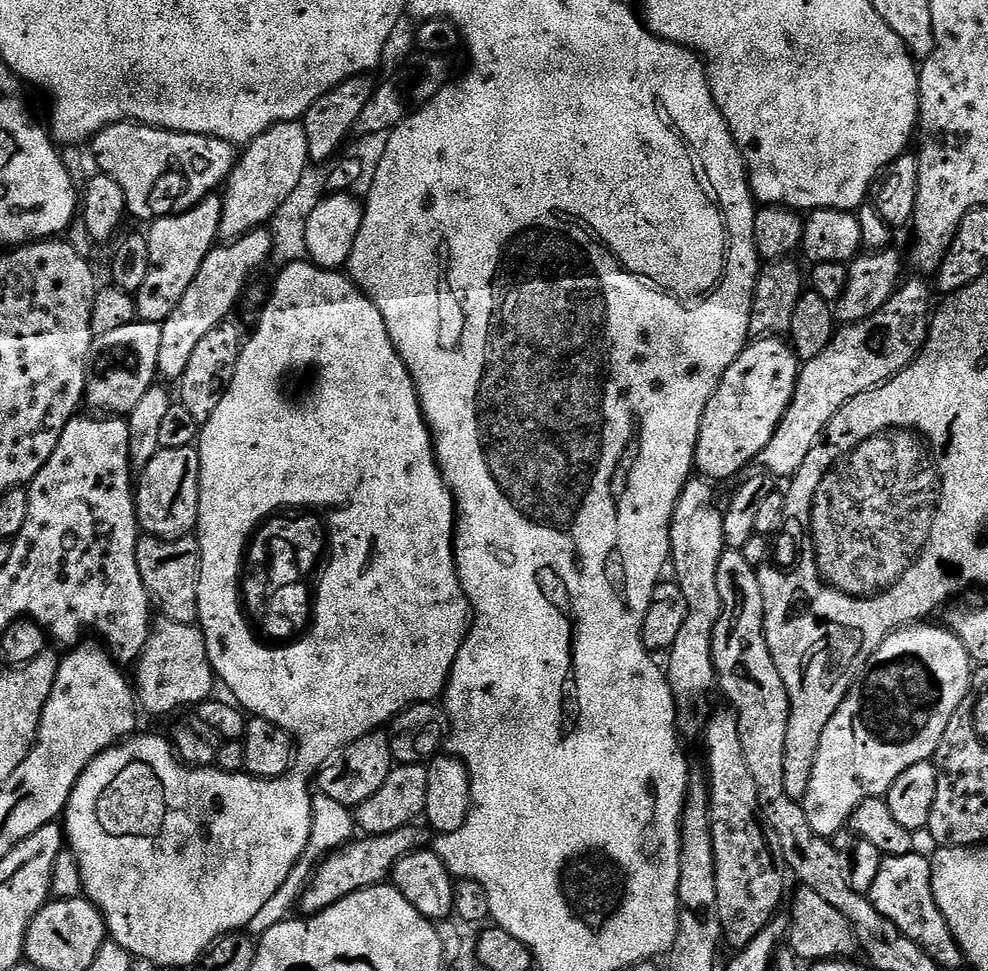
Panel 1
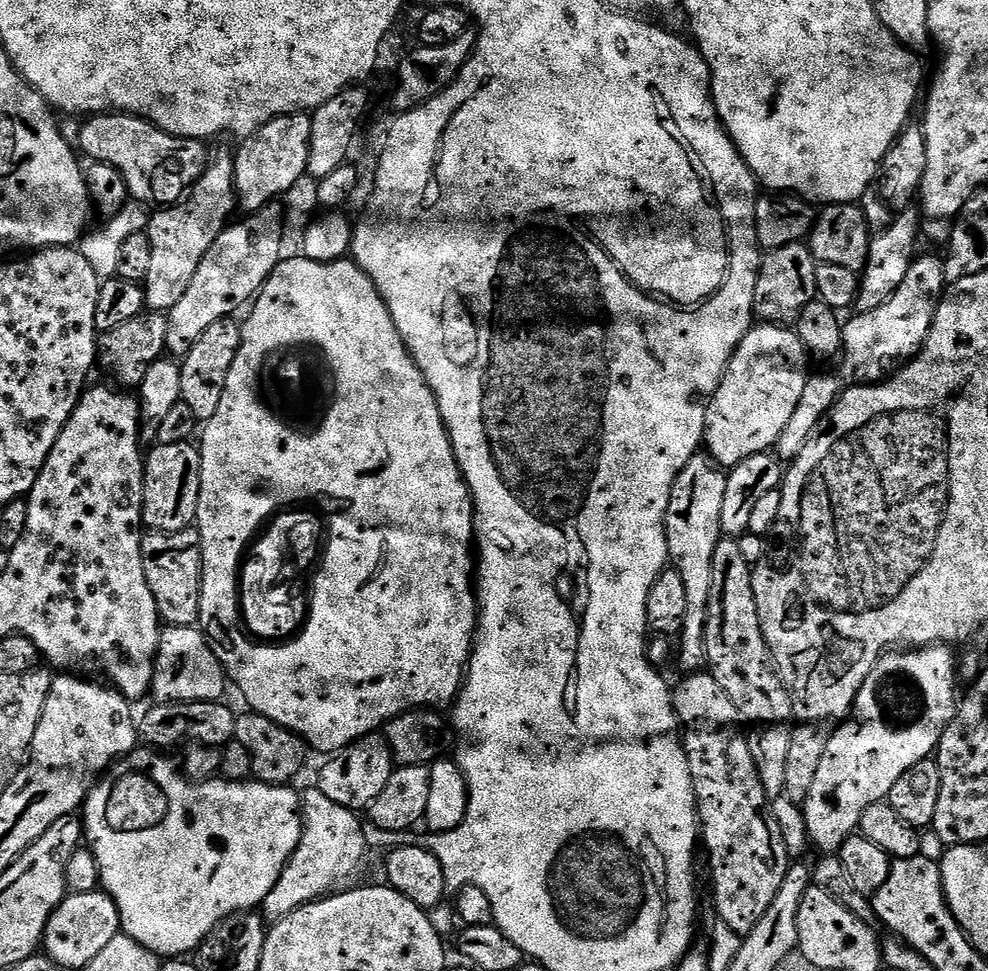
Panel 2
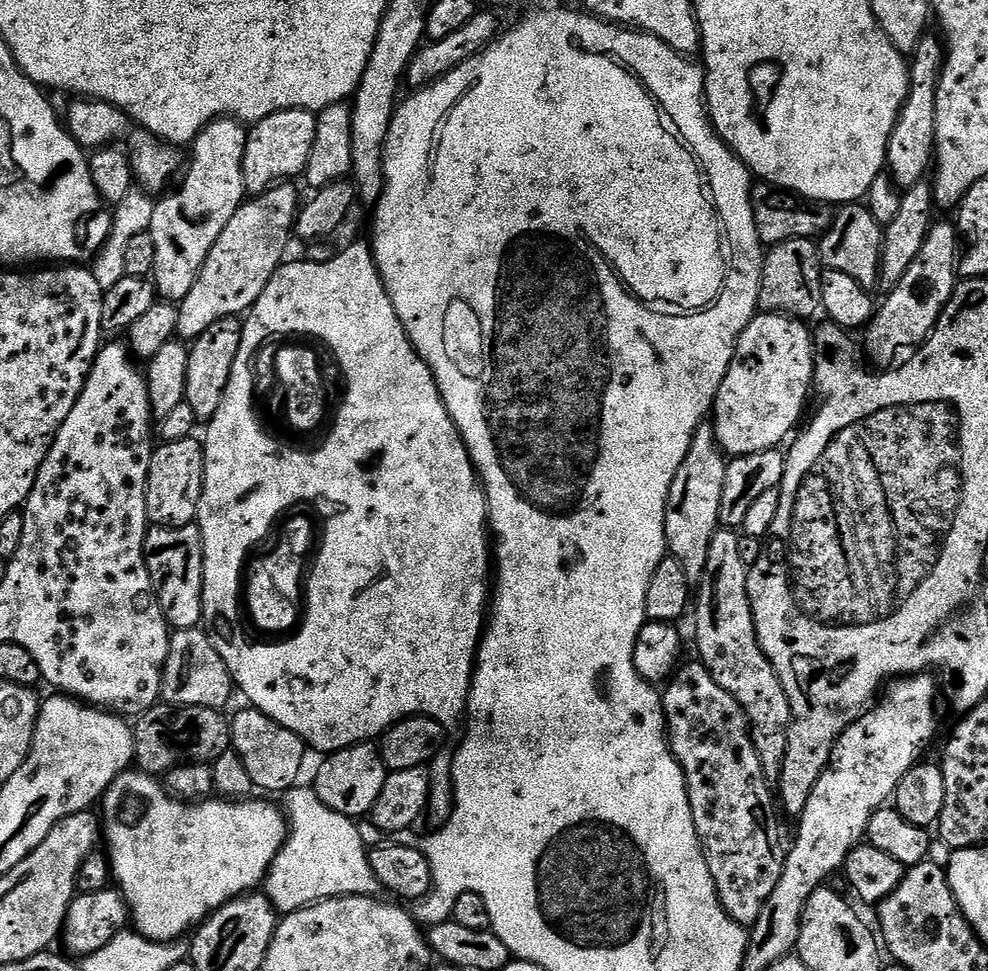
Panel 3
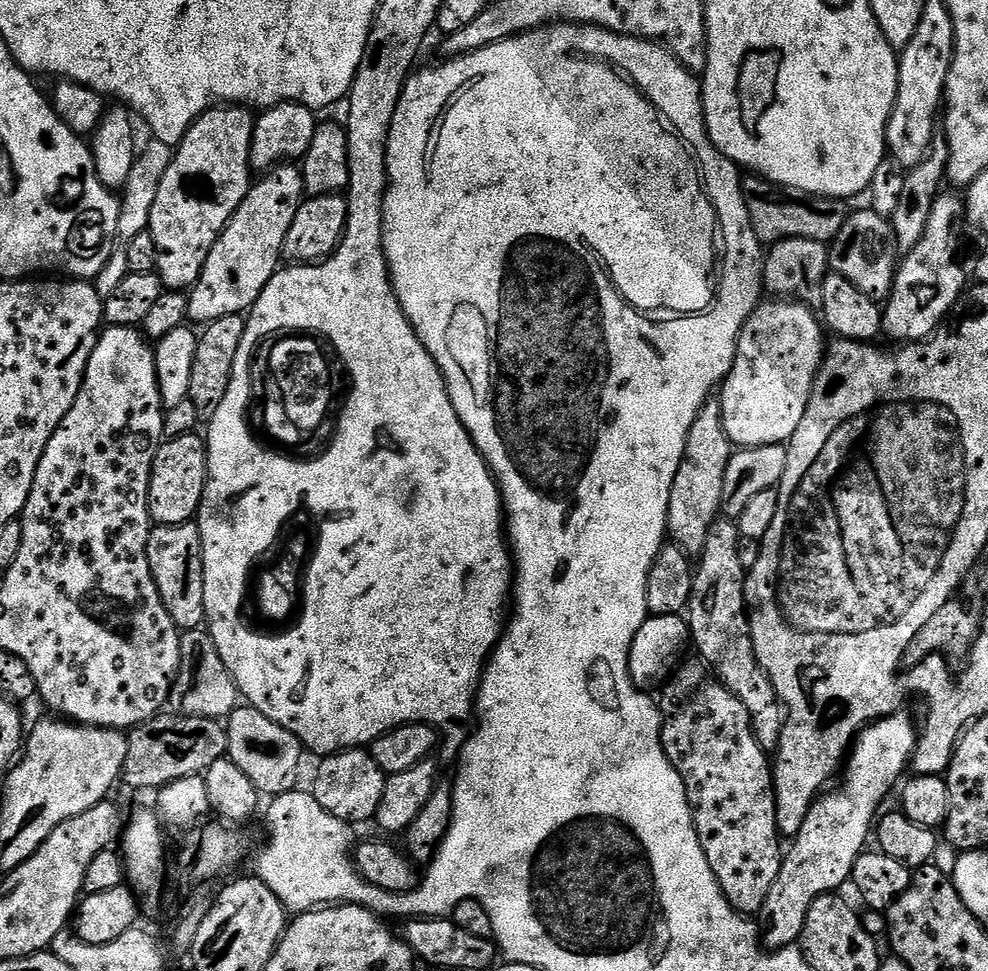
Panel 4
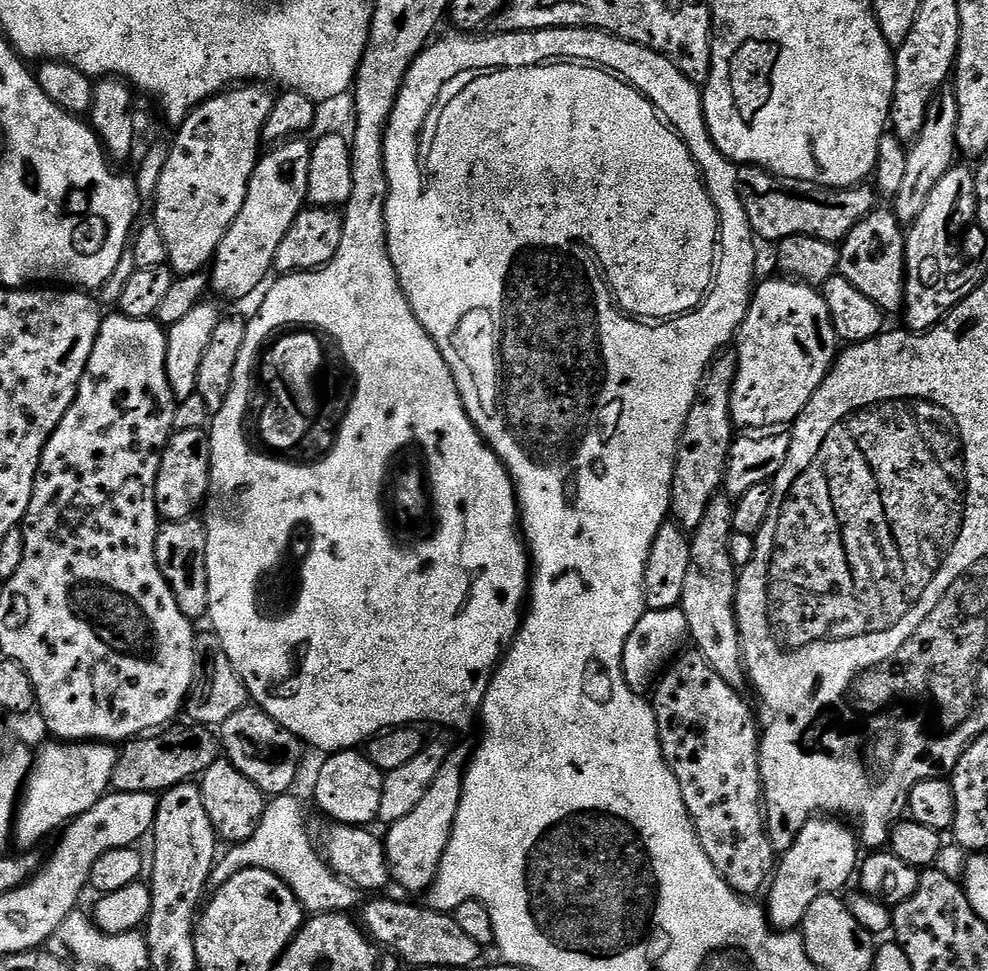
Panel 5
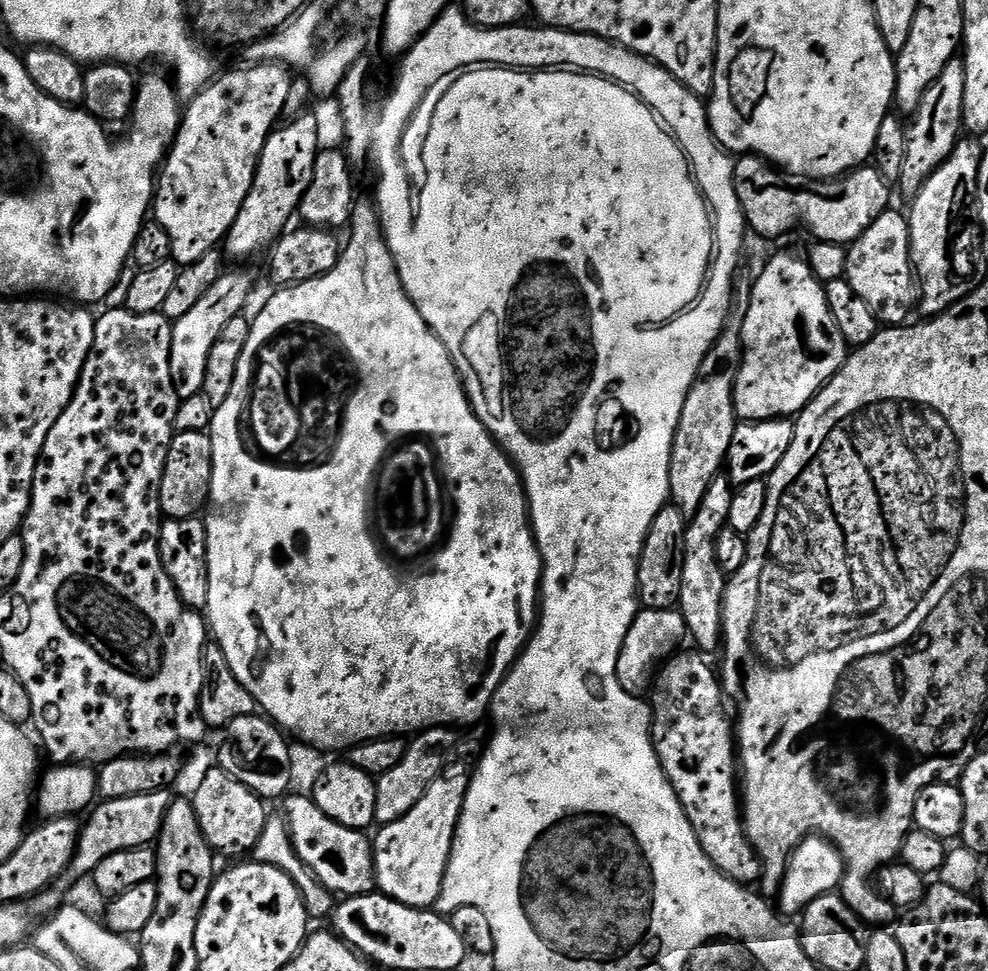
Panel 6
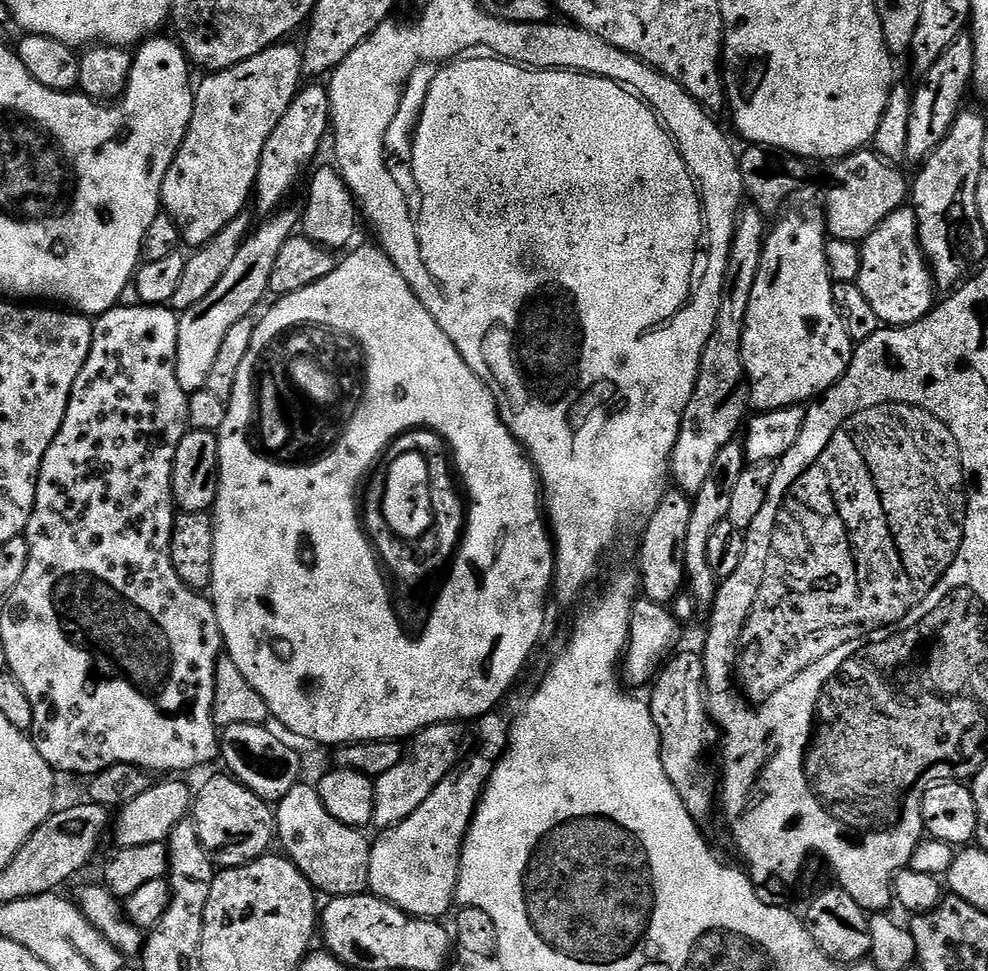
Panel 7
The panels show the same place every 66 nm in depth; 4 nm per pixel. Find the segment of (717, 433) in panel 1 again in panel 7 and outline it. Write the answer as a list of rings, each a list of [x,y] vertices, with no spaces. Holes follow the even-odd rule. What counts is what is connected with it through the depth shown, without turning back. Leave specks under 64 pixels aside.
[[[820,206],[791,208],[779,217],[781,220],[777,222],[776,229],[773,232],[771,229],[764,237],[764,253],[758,266],[758,278],[754,278],[754,291],[750,294],[750,306],[746,310],[742,358],[750,404],[756,412],[795,408],[805,402],[815,401],[843,378],[854,351],[852,339],[838,314],[832,293],[834,281],[828,273],[824,253],[828,236],[824,209]]]

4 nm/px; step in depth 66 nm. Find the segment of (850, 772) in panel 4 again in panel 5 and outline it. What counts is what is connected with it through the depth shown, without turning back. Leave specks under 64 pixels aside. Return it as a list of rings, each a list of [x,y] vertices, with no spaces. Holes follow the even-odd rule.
[[[836,818],[808,820],[792,845],[779,857],[774,869],[770,887],[766,892],[769,924],[777,932],[799,929],[806,918],[806,910],[810,910],[811,904],[818,902],[818,898],[843,893],[848,879],[857,875],[861,856],[857,833],[847,823]]]

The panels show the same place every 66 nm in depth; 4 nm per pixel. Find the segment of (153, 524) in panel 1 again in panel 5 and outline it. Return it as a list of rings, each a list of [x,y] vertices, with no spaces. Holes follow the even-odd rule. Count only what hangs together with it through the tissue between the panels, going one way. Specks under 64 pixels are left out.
[[[205,429],[173,431],[168,439],[166,450],[162,454],[162,462],[158,466],[158,478],[154,486],[156,509],[165,521],[190,520],[201,511],[202,505],[208,499],[208,486],[212,483],[212,442]]]

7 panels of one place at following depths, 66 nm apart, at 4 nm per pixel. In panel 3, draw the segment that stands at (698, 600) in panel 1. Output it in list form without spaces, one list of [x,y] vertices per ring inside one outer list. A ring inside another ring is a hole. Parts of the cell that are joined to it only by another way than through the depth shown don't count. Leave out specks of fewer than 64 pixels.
[[[711,423],[701,424],[678,474],[674,474],[666,509],[667,551],[671,559],[686,570],[690,582],[699,582],[702,578],[706,570],[706,554],[710,554],[710,542],[720,528],[720,499],[727,469],[728,460],[716,440],[716,429]]]

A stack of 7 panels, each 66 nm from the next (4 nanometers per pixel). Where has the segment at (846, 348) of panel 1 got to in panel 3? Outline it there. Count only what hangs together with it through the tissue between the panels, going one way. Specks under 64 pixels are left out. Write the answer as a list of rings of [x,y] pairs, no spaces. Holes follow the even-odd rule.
[[[940,222],[933,223],[932,229],[928,231],[928,237],[926,242],[922,246],[922,250],[918,250],[918,258],[914,258],[914,262],[910,265],[910,270],[906,270],[906,278],[902,278],[902,282],[898,282],[898,286],[894,286],[892,292],[887,293],[883,297],[884,305],[877,307],[875,309],[872,321],[863,329],[862,335],[864,335],[864,344],[862,340],[862,348],[866,353],[867,359],[873,360],[875,367],[880,370],[887,370],[890,368],[901,368],[906,362],[910,362],[910,358],[914,358],[916,349],[924,343],[932,334],[933,328],[935,328],[938,321],[940,321],[940,316],[944,313],[944,307],[952,301],[952,294],[956,291],[956,285],[958,283],[958,228],[955,223],[952,224],[940,224]]]

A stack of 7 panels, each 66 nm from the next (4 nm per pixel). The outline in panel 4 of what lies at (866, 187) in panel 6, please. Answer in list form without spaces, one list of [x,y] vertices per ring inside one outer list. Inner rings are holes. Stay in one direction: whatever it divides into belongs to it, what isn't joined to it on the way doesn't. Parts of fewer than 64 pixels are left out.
[[[755,174],[745,175],[742,187],[754,234],[768,246],[786,238],[810,238],[814,242],[828,244],[836,237],[838,230],[842,230],[842,222],[846,222],[850,211],[844,200],[775,184]]]

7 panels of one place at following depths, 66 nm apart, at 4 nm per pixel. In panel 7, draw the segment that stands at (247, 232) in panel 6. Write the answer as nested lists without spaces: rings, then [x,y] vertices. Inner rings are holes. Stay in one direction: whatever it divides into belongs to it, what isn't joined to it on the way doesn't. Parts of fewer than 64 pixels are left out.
[[[308,82],[297,92],[296,97],[290,102],[286,114],[282,114],[282,122],[274,126],[270,138],[266,138],[266,146],[262,146],[262,158],[258,162],[258,174],[256,175],[256,186],[254,189],[254,204],[264,211],[264,214],[271,214],[281,207],[284,195],[288,187],[296,180],[296,175],[307,166],[312,160],[312,155],[320,148],[320,139],[327,137],[330,132],[330,121],[332,111],[330,110],[330,98],[327,87],[320,82]]]

